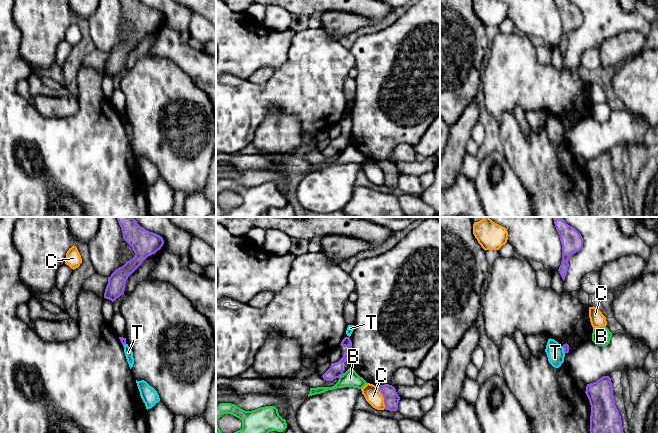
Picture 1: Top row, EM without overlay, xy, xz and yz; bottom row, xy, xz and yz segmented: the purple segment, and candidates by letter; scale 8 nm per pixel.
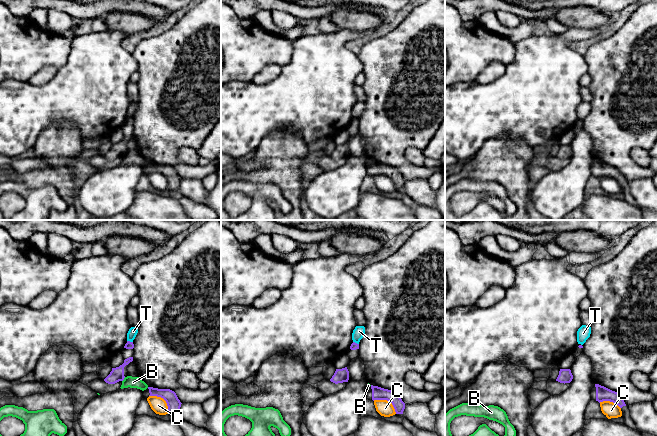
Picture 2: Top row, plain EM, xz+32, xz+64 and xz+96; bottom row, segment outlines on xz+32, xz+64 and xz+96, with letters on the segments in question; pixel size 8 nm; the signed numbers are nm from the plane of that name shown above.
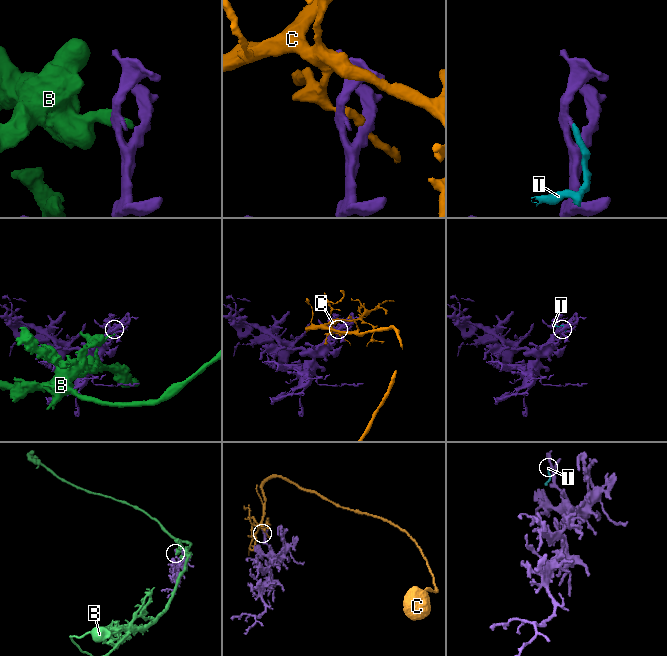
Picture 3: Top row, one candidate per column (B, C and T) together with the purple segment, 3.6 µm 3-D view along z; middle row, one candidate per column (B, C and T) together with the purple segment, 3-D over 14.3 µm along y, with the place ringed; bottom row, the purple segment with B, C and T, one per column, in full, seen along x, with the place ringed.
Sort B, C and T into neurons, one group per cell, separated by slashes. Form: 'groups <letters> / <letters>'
groups B / C / T

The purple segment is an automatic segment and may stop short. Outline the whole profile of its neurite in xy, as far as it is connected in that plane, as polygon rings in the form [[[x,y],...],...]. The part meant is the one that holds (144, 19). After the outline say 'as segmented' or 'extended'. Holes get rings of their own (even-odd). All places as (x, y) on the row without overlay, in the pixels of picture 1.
[[[139,0],[119,1],[123,9],[123,15],[132,23],[135,31],[108,53],[104,74],[112,78],[124,70],[128,53],[148,32],[155,30],[164,20],[164,16],[160,11],[144,5]]]; as segmented

